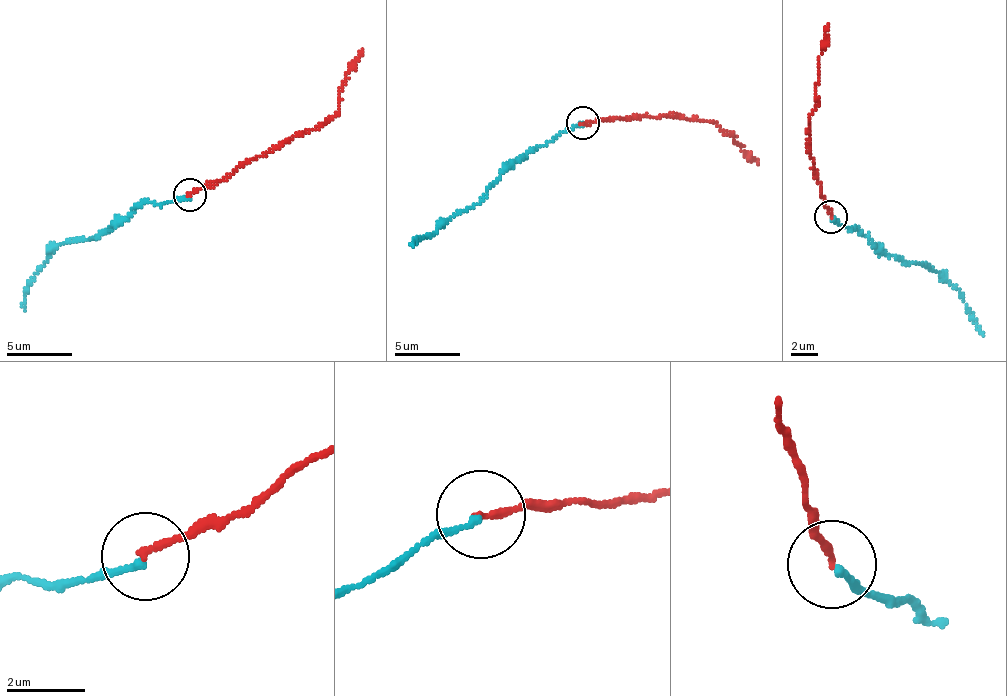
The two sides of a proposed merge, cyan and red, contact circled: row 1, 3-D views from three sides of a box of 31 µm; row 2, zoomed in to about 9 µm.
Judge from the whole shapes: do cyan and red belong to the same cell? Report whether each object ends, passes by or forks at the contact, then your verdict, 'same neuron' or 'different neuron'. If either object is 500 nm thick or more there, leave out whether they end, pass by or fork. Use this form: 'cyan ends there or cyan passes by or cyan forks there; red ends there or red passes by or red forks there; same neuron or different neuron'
cyan ends there; red ends there; same neuron

